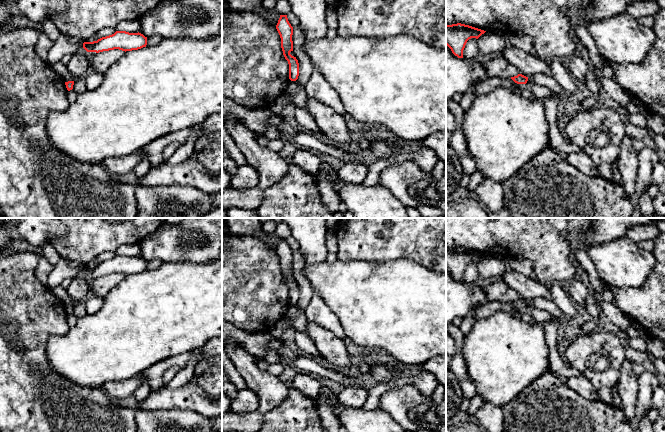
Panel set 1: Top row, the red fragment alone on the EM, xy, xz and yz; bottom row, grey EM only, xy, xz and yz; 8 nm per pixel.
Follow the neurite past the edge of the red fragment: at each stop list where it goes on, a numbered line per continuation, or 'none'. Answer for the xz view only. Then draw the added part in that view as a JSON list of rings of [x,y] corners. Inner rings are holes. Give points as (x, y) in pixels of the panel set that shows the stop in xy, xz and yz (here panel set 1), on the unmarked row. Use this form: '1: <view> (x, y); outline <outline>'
none

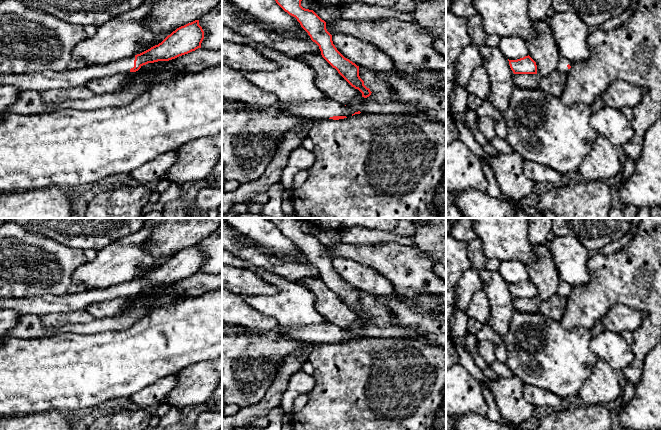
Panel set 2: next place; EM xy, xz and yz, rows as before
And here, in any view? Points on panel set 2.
1: xz (324, 333); outline [[[329,323],[300,327],[285,327],[278,325],[269,331],[259,331],[249,328],[237,328],[233,325],[228,325],[223,329],[223,331],[227,334],[236,334],[239,332],[248,332],[251,334],[268,334],[272,338],[285,335],[290,339],[314,344],[329,343],[333,340],[350,341],[356,336],[345,329],[339,328]]]

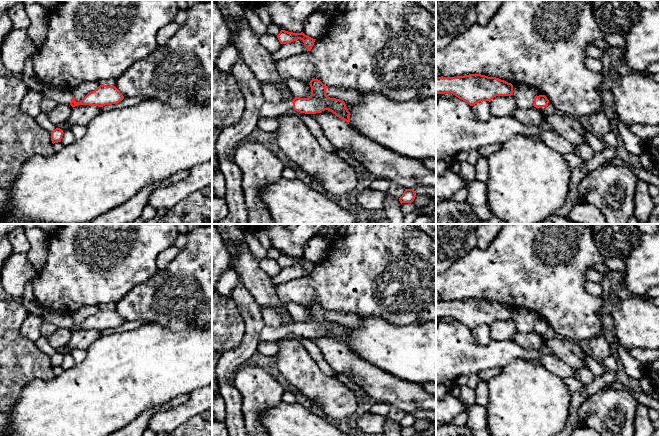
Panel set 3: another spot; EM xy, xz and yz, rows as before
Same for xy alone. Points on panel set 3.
1: xy (59, 319); outline [[[45,310],[42,319],[57,328],[69,328],[74,321],[70,314],[61,311]]]

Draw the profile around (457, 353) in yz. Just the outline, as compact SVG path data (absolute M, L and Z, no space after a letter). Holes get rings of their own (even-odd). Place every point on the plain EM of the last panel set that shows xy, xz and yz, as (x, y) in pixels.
M436 317L436 401L440 401L450 392L458 377L477 374L489 368L503 369L516 358L538 361L547 370L562 379L575 377L572 367L545 349L525 350L512 340L491 340L488 345L481 346L476 342L472 330L467 326L458 321L447 323Z

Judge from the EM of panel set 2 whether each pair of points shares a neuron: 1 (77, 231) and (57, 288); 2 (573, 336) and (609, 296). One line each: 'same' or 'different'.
1: different
2: different

